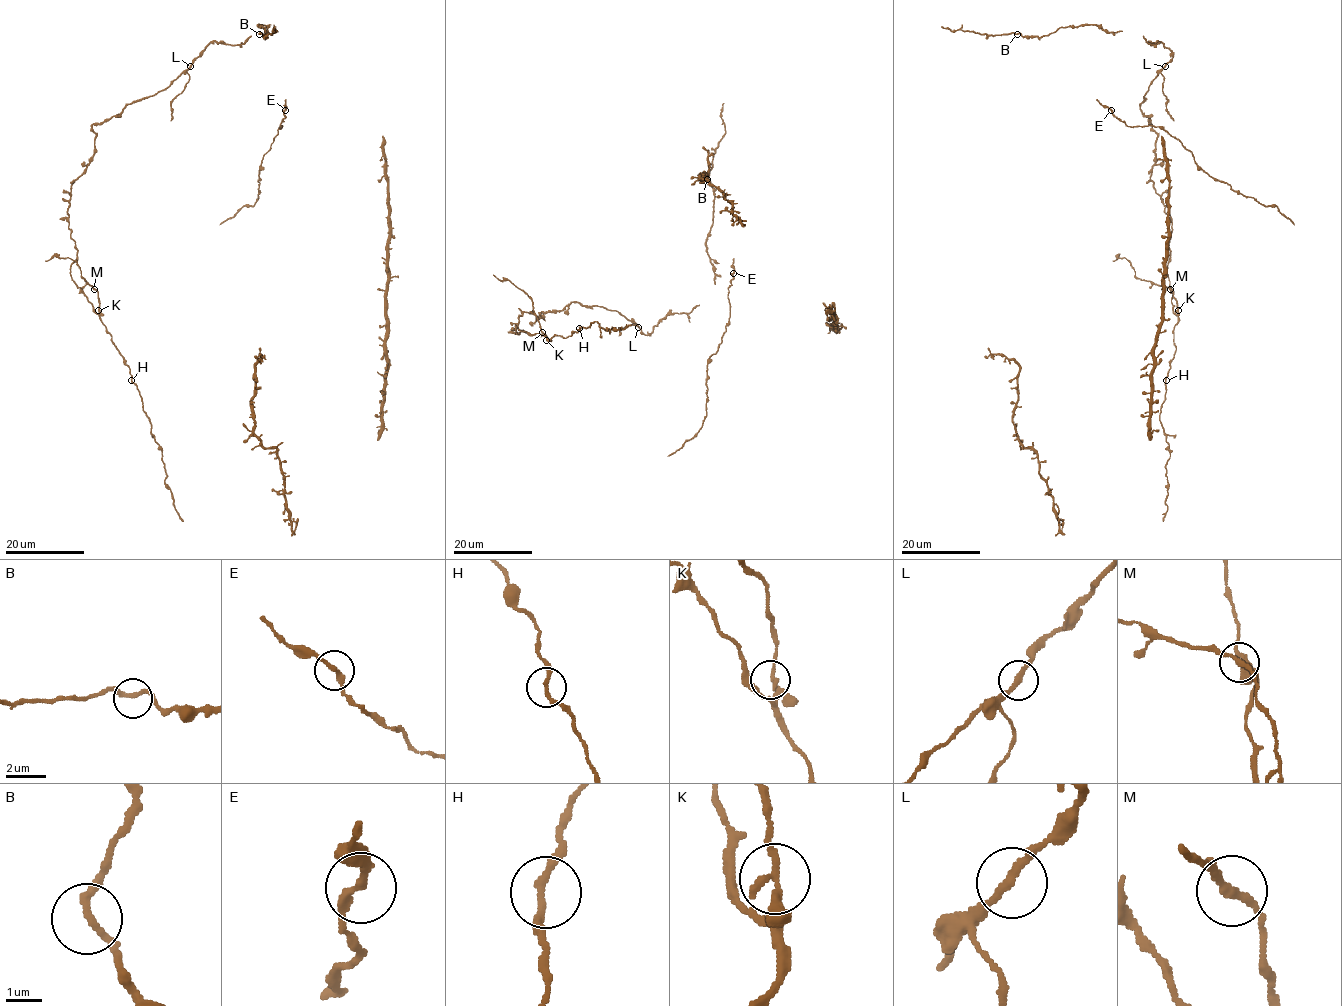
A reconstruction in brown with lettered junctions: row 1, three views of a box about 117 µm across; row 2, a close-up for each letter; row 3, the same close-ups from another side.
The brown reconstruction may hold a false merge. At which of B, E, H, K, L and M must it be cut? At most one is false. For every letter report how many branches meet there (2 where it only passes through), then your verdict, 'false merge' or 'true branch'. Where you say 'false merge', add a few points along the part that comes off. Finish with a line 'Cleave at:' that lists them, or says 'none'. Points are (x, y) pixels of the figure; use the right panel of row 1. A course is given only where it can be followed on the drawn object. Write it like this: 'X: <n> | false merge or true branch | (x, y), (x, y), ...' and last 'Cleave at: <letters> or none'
B: 2 | true branch
E: 2 | true branch
H: 2 | true branch
K: 2 | true branch
L: 2 | true branch
M: 2 | true branch
Cleave at: none

